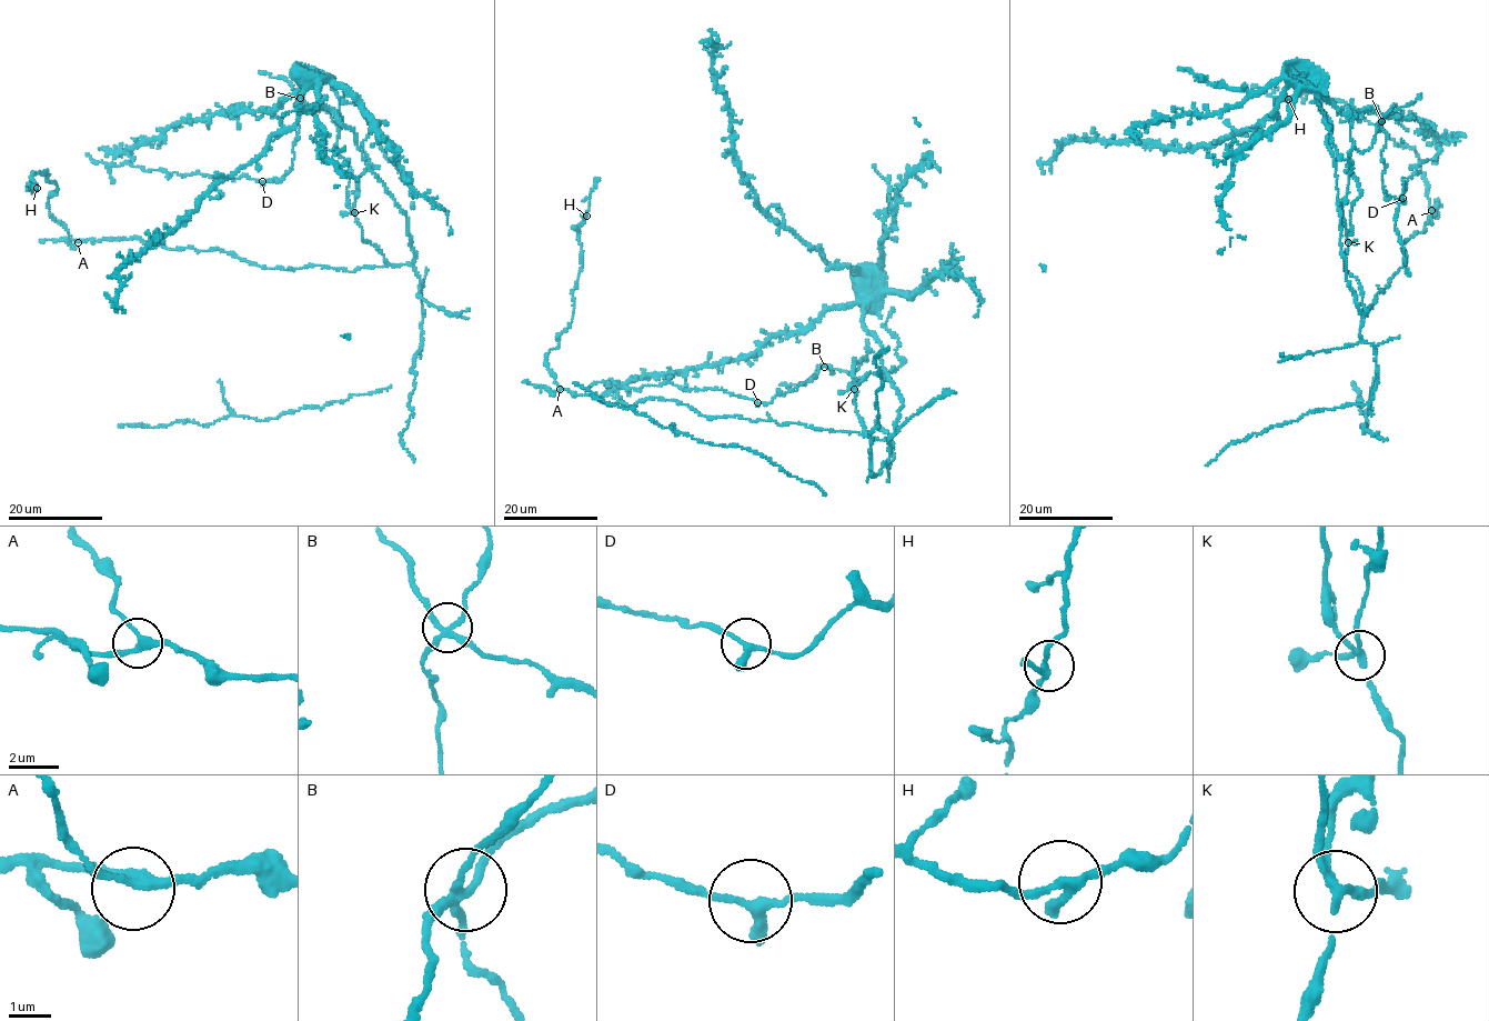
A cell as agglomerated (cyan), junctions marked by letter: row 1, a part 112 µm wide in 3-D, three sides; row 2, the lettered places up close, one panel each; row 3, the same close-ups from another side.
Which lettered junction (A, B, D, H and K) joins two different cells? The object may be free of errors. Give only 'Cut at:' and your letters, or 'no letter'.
Cut at: K

